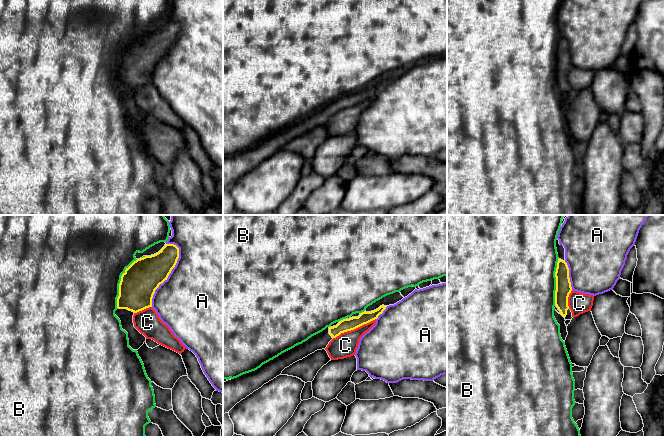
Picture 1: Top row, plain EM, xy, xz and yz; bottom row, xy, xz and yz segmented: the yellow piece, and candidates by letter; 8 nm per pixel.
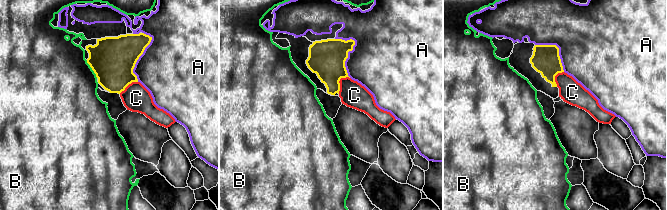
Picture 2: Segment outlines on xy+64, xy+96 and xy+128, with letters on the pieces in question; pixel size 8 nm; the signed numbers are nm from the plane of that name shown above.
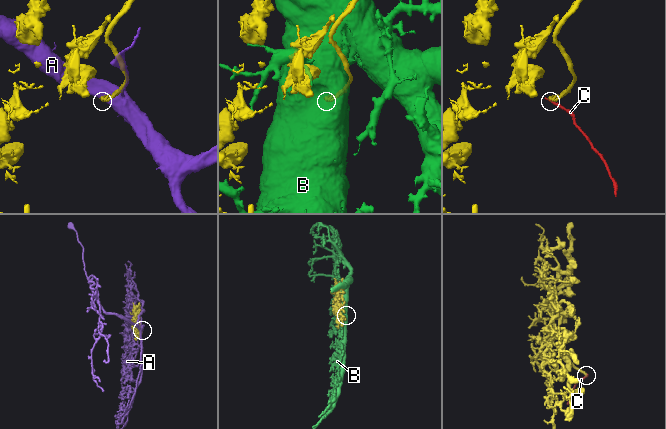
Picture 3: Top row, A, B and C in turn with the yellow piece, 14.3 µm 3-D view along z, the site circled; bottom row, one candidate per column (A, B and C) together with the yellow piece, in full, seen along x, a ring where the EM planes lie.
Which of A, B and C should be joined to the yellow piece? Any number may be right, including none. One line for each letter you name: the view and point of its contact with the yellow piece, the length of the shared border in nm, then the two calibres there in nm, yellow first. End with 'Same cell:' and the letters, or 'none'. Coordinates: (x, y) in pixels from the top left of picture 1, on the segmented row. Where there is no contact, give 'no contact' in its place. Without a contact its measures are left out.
Same cell: none

